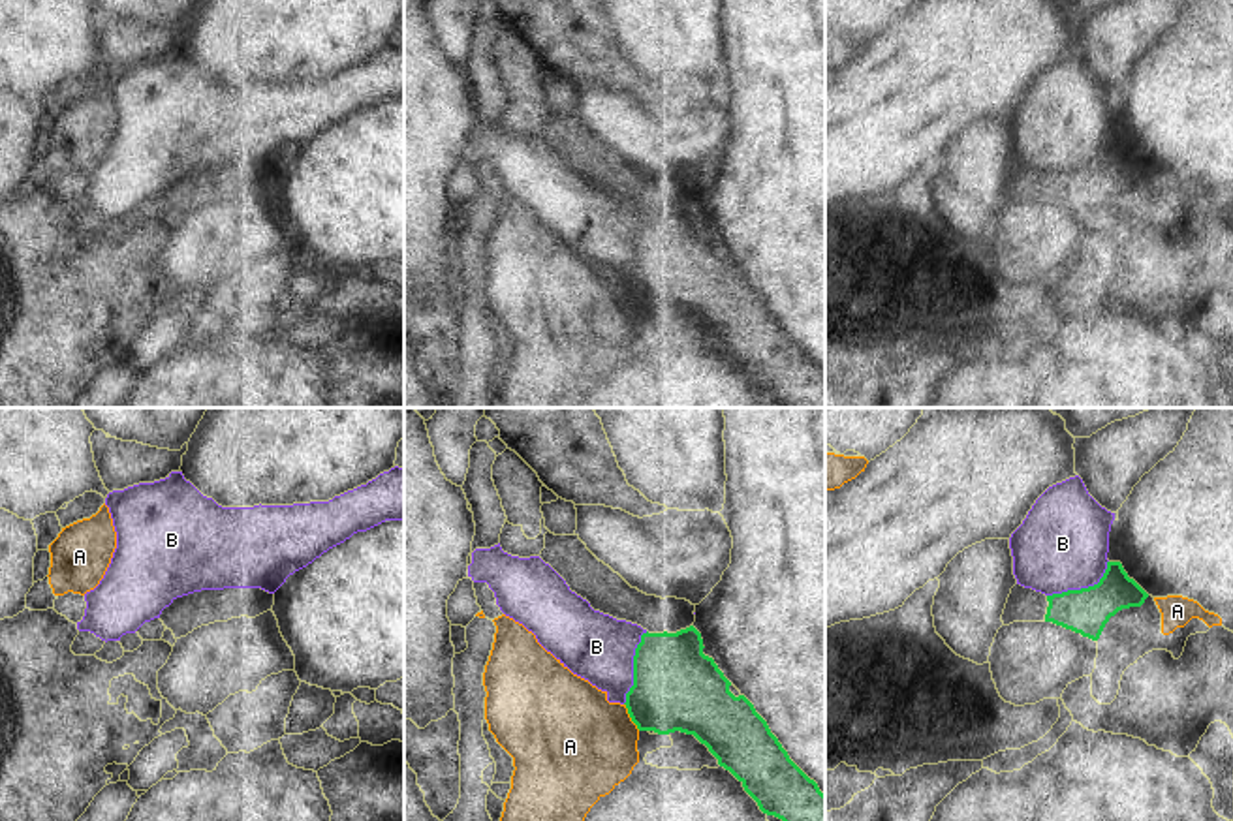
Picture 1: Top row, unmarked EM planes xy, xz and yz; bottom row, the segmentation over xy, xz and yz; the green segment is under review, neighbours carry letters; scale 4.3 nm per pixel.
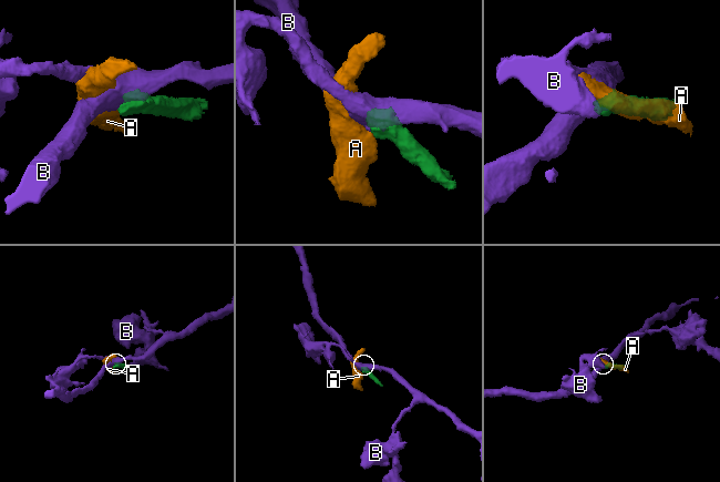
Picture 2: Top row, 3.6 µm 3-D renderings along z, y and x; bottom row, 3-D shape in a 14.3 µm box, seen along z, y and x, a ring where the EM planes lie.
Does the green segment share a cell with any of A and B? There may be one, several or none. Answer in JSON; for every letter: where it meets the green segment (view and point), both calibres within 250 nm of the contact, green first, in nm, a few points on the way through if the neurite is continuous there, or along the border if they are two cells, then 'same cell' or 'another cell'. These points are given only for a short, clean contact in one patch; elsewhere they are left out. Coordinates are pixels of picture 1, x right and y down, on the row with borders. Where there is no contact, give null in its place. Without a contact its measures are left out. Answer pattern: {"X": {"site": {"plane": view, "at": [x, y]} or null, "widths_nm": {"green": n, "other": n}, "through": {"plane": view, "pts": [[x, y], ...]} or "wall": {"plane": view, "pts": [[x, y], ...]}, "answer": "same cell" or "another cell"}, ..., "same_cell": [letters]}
{"A": {"site": {"plane": "xz", "at": [630, 716]}, "widths_nm": {"green": 360, "other": 440}, "wall": {"plane": "xz", "pts": [[624, 703], [630, 720], [639, 729]]}, "answer": "another cell"}, "B": {"site": {"plane": "xz", "at": [634, 667]}, "widths_nm": {"green": 360, "other": 300}, "answer": "another cell"}, "same_cell": []}

